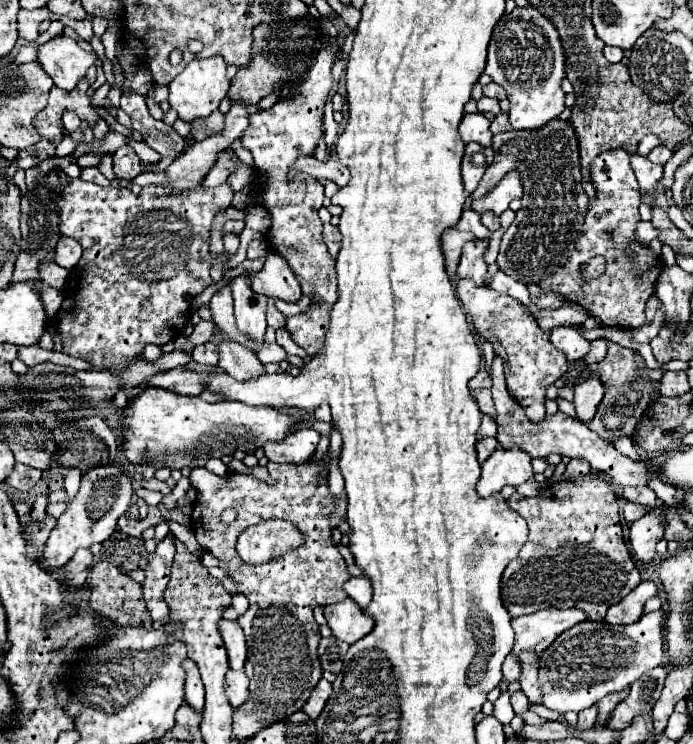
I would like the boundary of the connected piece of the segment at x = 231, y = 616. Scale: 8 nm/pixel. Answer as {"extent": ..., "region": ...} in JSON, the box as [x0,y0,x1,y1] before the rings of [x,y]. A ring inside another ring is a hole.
{"extent":[223,594,249,620],"region":[[[233,594],[233,602],[231,602],[231,606],[227,608],[227,612],[223,614],[223,618],[225,620],[237,620],[245,610],[249,608],[249,604],[247,604],[247,598],[243,596],[243,594]]]}

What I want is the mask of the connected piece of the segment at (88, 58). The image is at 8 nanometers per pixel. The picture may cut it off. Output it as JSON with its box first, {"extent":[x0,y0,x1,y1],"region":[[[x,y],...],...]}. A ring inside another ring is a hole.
{"extent":[39,36,99,90],"region":[[[61,36],[49,40],[39,48],[39,64],[53,78],[57,88],[71,90],[77,86],[81,78],[85,78],[87,70],[99,60],[95,52],[87,52],[79,46],[77,40],[69,36]]]}

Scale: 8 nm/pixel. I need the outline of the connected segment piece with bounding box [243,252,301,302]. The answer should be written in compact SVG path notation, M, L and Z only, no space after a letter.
M269 252L265 266L259 272L245 270L243 274L249 276L251 288L257 294L273 296L285 302L297 302L301 298L301 286L295 280L295 274L291 272L287 260L277 252Z

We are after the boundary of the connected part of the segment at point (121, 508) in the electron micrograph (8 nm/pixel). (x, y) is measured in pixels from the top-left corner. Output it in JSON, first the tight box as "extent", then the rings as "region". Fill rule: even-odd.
{"extent":[45,464,133,573],"region":[[[109,464],[109,466],[103,466],[103,468],[93,468],[93,470],[89,470],[87,474],[83,474],[83,476],[81,476],[81,488],[79,488],[77,496],[67,504],[67,510],[59,516],[59,520],[57,520],[55,528],[51,530],[51,536],[49,536],[45,544],[45,570],[51,573],[55,568],[65,566],[65,564],[73,558],[73,554],[75,554],[79,548],[89,548],[91,544],[109,540],[111,534],[113,534],[115,528],[117,528],[119,516],[123,516],[123,514],[127,512],[127,508],[129,508],[129,504],[131,504],[131,496],[133,496],[131,476],[129,476],[129,474],[121,474],[121,464]]]}

